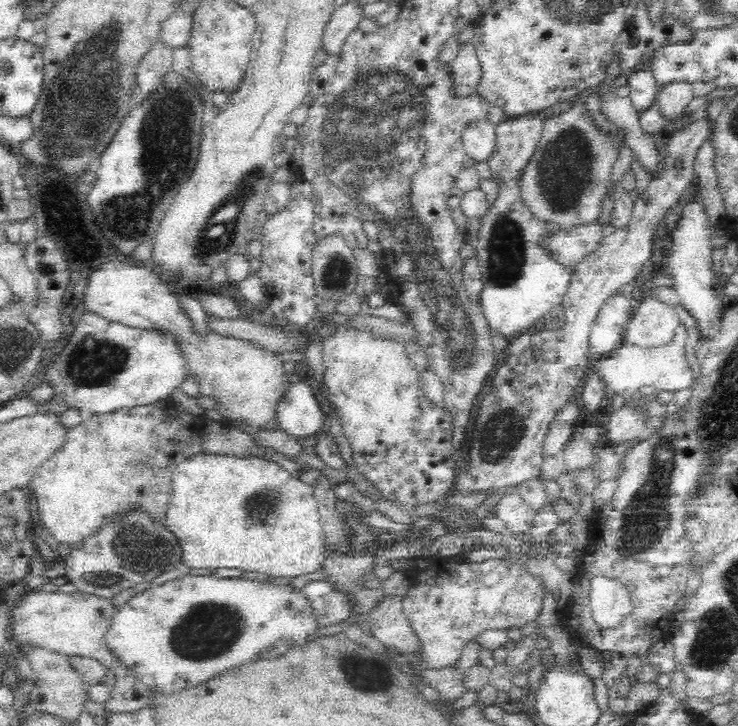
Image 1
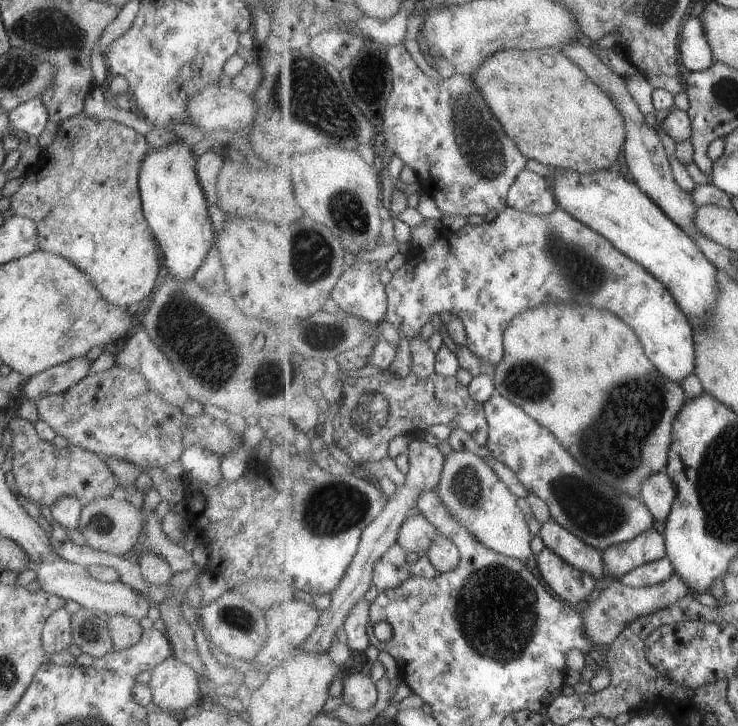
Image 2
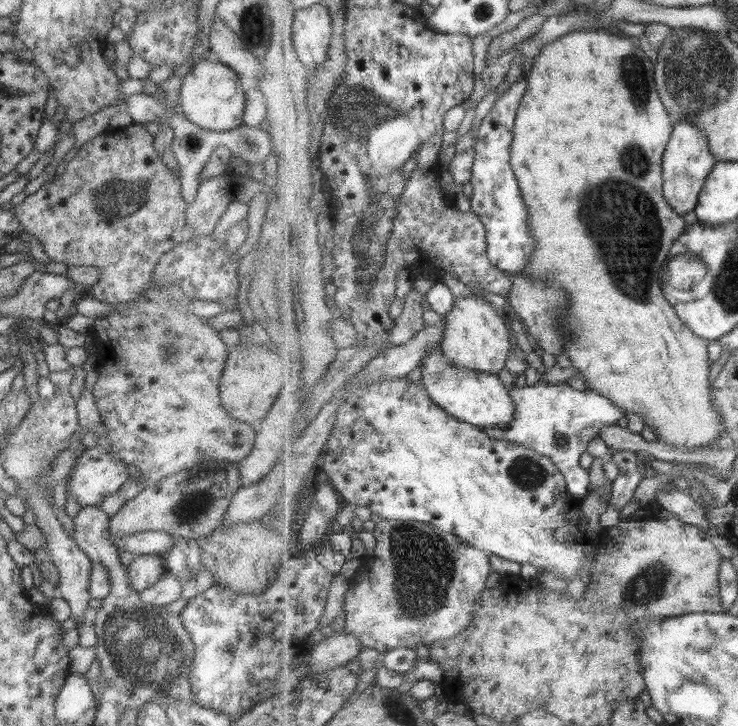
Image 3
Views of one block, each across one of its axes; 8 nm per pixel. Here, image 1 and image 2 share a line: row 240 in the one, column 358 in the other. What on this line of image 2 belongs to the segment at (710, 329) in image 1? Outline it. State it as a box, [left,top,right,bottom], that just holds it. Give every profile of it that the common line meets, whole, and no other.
[341,671,377,710]

